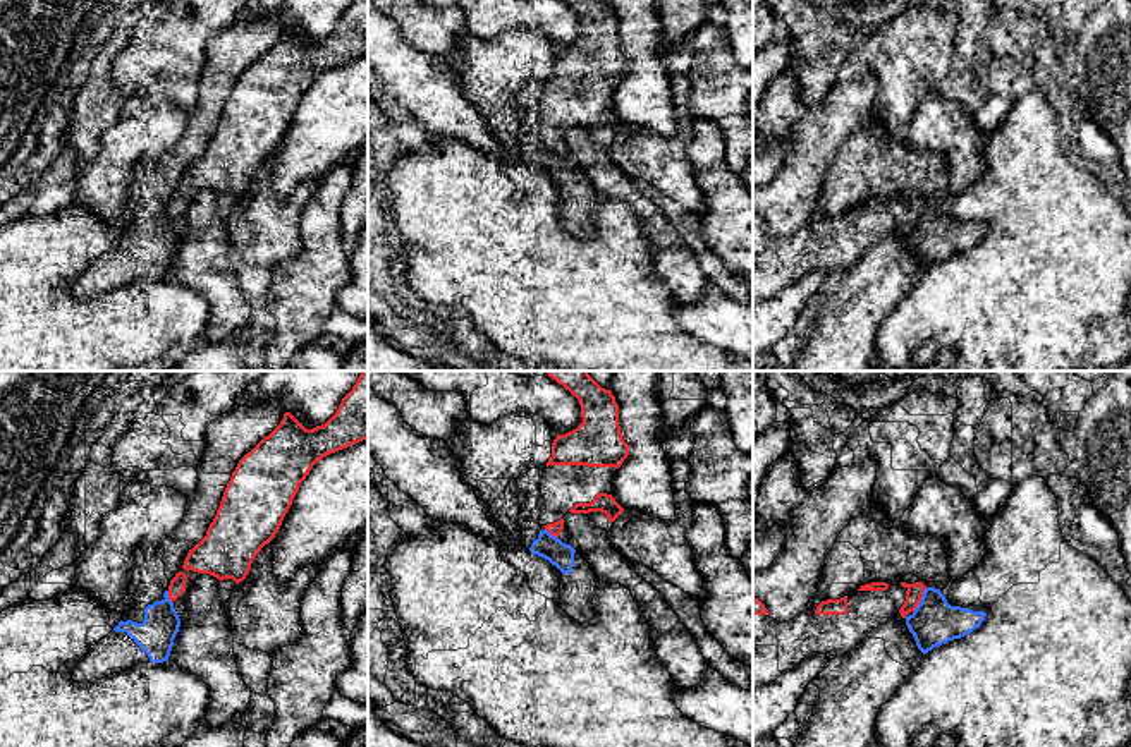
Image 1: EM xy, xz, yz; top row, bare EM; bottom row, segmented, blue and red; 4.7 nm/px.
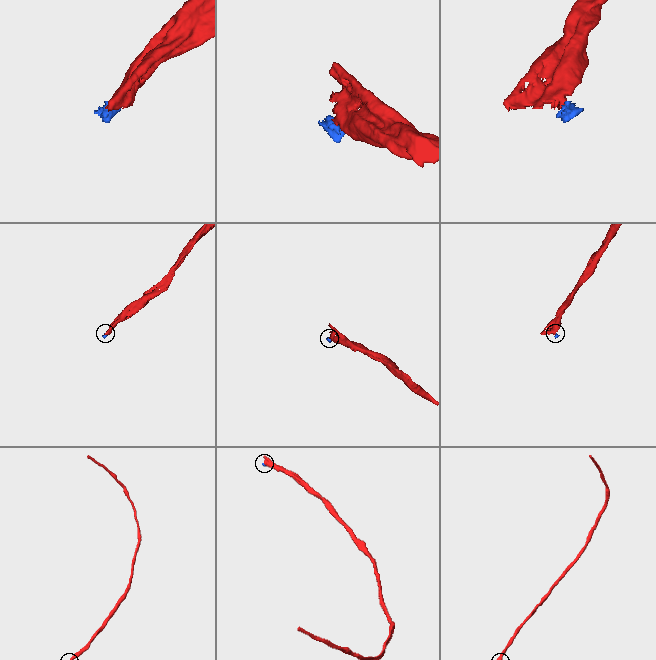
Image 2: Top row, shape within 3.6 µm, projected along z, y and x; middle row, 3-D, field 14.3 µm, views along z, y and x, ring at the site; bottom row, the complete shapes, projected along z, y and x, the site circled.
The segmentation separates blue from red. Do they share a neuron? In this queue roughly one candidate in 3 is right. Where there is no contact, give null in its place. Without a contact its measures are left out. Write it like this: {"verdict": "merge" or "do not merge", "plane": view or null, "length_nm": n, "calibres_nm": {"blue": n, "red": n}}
{"verdict": "do not merge", "plane": "yz", "length_nm": 140, "calibres_nm": {"blue": 220, "red": 80}}

